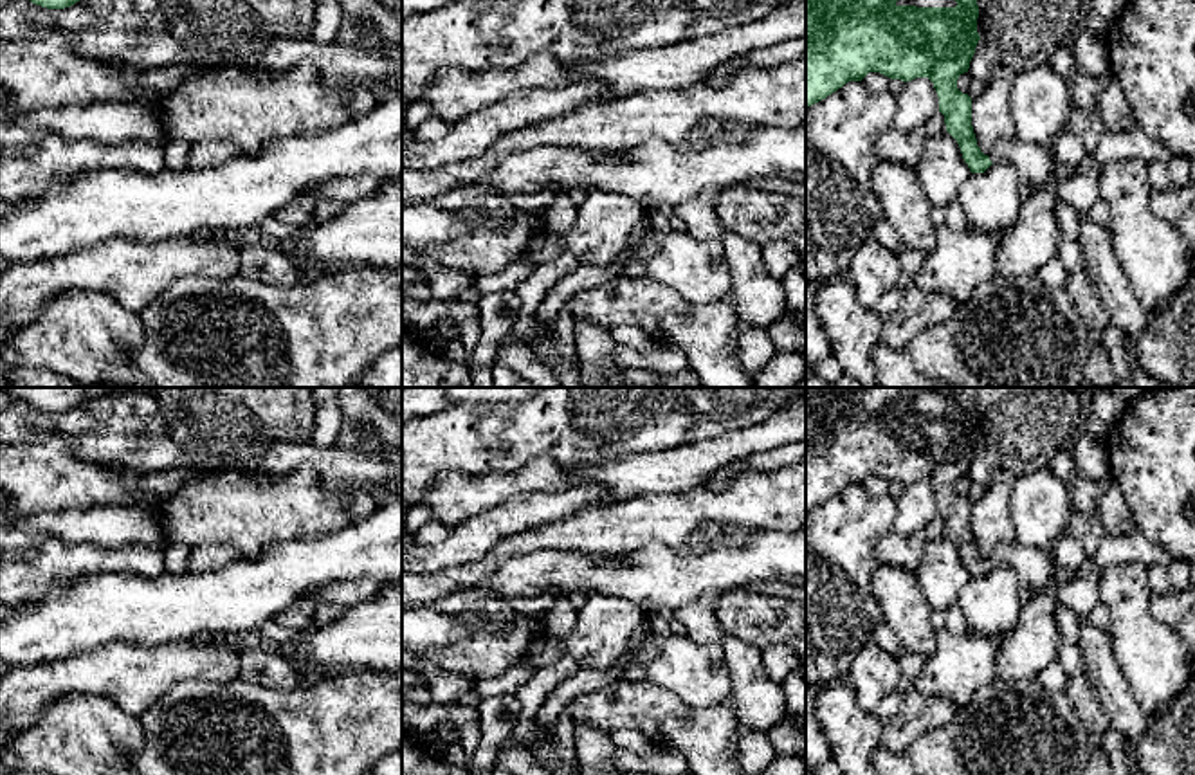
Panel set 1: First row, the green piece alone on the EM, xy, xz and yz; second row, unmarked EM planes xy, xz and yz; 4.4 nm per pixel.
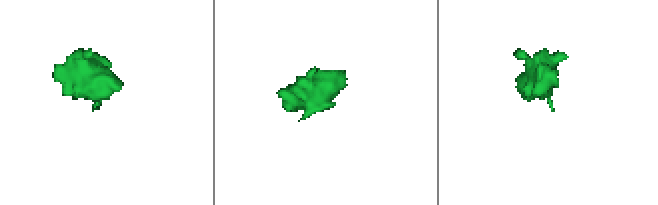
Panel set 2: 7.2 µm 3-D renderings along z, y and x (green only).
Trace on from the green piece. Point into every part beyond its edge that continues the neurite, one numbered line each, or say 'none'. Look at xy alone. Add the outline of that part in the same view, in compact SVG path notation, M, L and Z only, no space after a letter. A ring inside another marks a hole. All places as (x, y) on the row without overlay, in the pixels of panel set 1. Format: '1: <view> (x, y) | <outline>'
none

